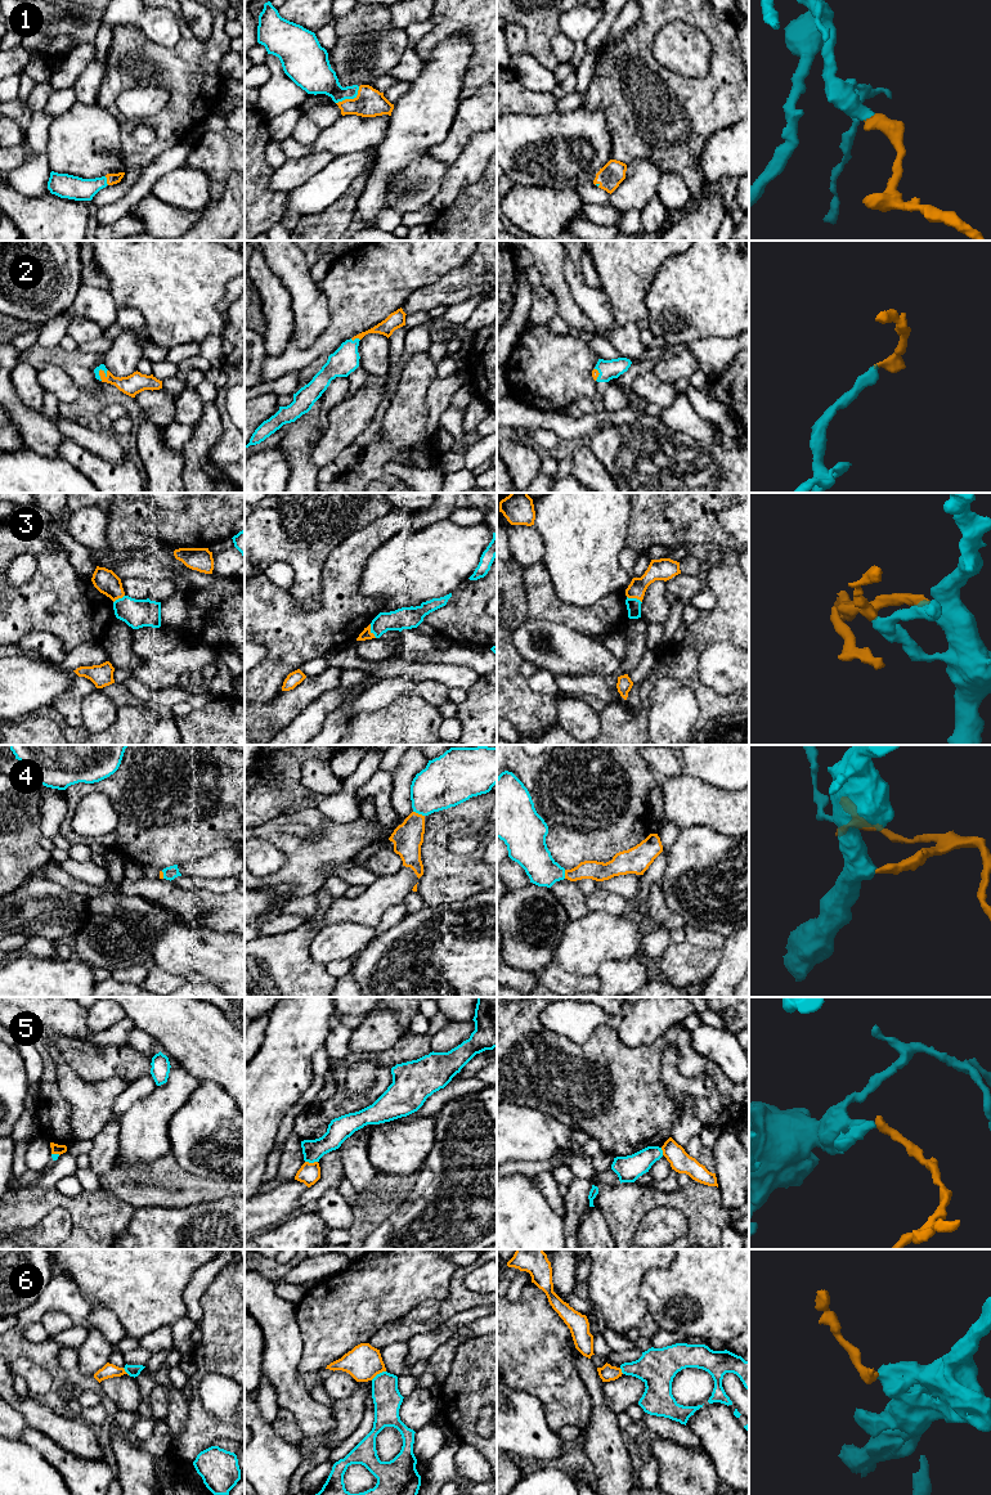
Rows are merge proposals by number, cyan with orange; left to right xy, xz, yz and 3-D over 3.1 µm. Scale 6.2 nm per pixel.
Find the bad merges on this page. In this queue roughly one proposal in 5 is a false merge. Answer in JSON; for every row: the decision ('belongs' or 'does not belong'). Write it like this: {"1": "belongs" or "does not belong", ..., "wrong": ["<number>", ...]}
{"1": "belongs", "2": "belongs", "3": "does not belong", "4": "belongs", "5": "does not belong", "6": "does not belong", "wrong": ["3", "5", "6"]}

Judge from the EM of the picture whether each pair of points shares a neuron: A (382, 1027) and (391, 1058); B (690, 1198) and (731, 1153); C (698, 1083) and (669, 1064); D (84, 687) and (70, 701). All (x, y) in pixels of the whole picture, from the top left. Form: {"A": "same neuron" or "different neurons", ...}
{"A": "different neurons", "B": "different neurons", "C": "same neuron", "D": "same neuron"}

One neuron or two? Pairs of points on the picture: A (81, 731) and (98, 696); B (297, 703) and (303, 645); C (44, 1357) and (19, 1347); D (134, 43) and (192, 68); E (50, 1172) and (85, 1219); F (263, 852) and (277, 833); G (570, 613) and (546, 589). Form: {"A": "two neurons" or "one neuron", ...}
{"A": "two neurons", "B": "two neurons", "C": "one neuron", "D": "one neuron", "E": "two neurons", "F": "two neurons", "G": "one neuron"}

